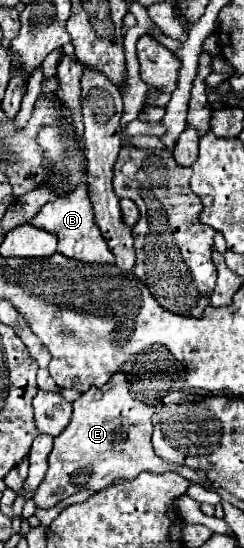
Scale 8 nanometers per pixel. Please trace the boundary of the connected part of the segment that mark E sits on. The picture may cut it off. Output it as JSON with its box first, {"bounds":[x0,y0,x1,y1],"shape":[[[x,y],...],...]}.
{"bounds":[33,370,209,508],"shape":[[[123,370],[115,372],[101,388],[89,388],[73,402],[73,418],[63,434],[55,436],[53,450],[47,458],[47,474],[37,488],[33,500],[37,508],[51,508],[63,498],[81,490],[105,490],[117,480],[133,480],[141,472],[163,474],[179,472],[189,482],[209,484],[205,474],[163,462],[151,446],[151,414],[153,406],[137,400],[129,390],[129,380]]]}

